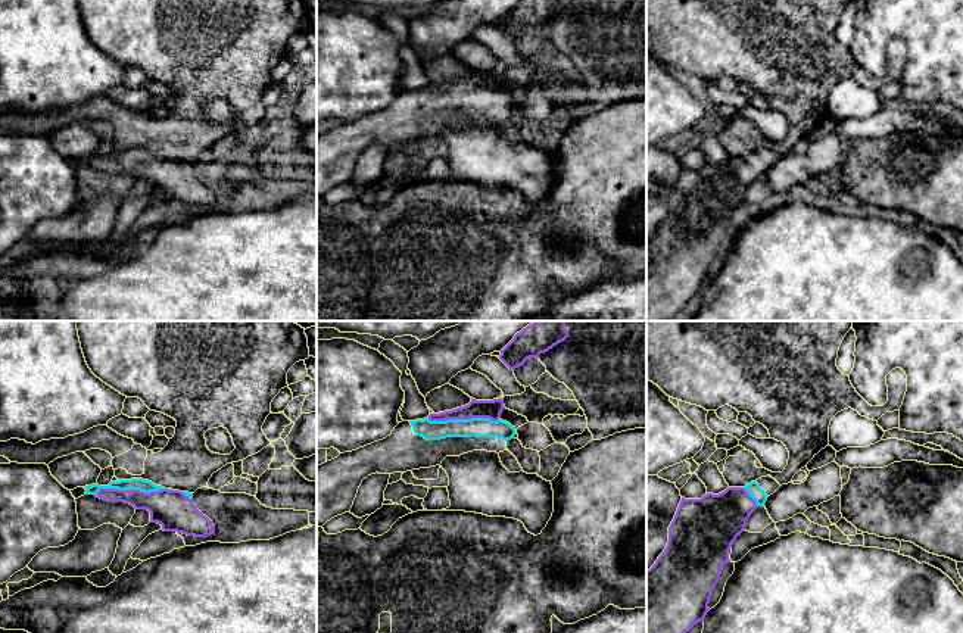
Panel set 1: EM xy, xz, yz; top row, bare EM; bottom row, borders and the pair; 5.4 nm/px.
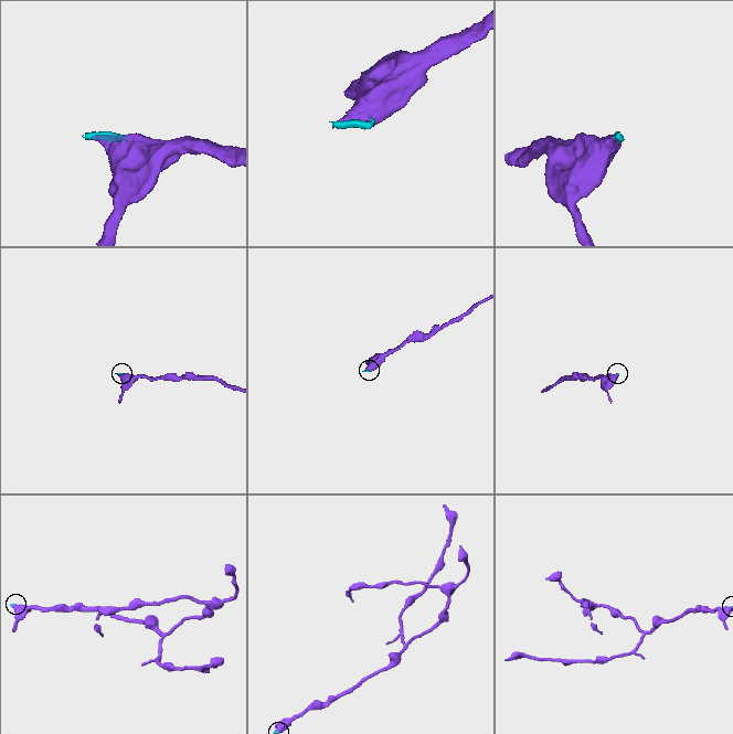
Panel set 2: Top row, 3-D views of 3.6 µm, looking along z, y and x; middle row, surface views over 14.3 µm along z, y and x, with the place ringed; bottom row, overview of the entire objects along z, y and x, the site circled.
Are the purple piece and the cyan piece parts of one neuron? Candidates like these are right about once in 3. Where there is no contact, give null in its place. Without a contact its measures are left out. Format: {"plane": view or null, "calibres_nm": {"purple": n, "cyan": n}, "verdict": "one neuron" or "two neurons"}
{"plane": "xz", "calibres_nm": {"purple": 110, "cyan": 110}, "verdict": "one neuron"}

